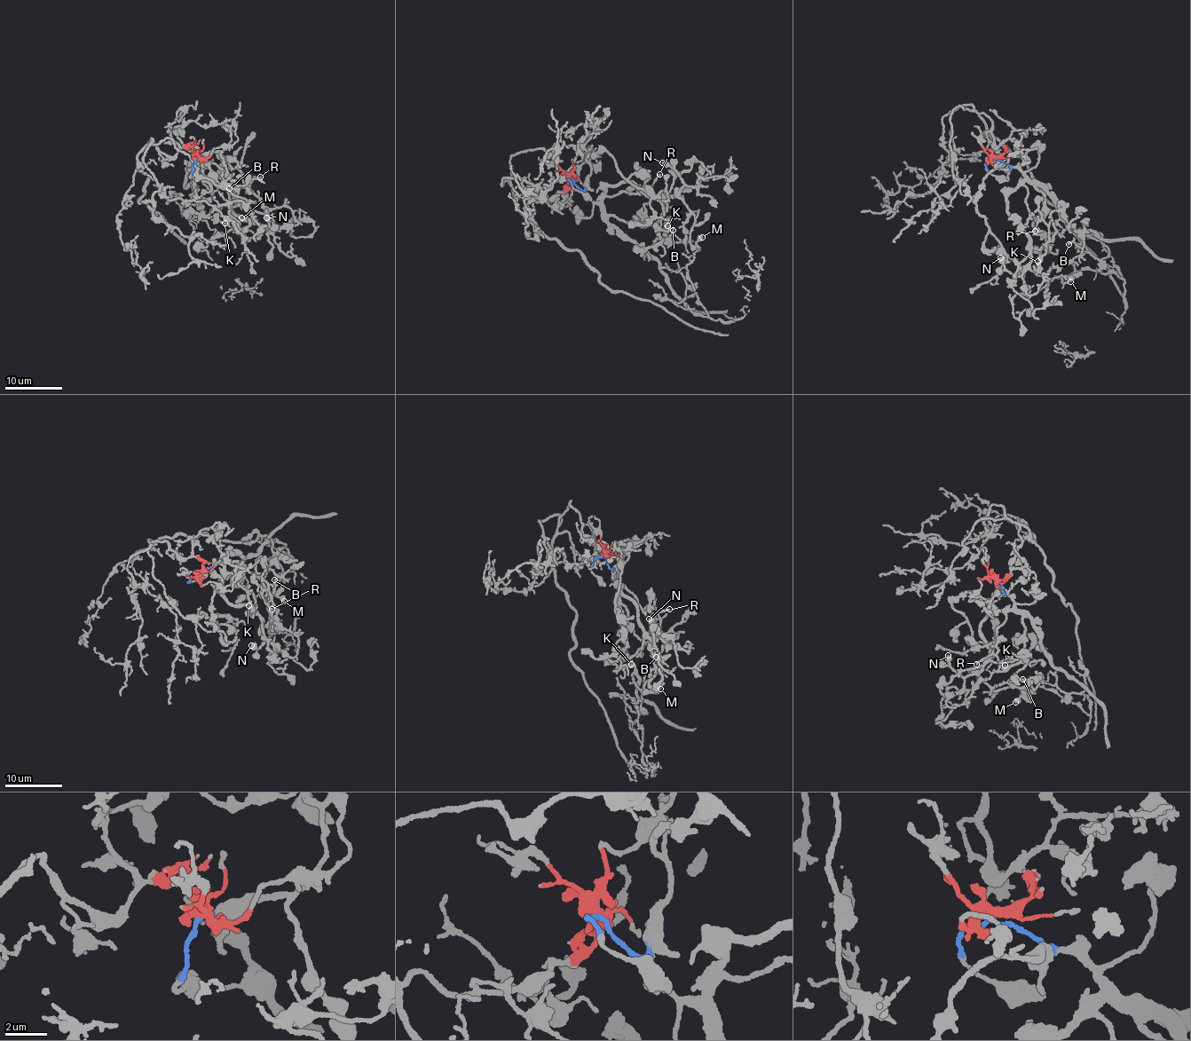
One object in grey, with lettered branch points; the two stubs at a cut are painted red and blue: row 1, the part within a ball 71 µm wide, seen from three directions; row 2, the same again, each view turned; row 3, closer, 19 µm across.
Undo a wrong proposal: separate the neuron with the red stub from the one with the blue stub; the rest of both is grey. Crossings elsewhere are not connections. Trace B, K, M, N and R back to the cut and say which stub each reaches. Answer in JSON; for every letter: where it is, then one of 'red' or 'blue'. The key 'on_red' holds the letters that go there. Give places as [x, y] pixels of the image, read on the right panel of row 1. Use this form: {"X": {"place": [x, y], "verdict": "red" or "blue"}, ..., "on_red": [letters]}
{"B": {"place": [1068, 244], "verdict": "blue"}, "K": {"place": [1037, 261], "verdict": "blue"}, "M": {"place": [1070, 281], "verdict": "blue"}, "N": {"place": [1000, 257], "verdict": "blue"}, "R": {"place": [1035, 231], "verdict": "blue"}, "on_red": []}

